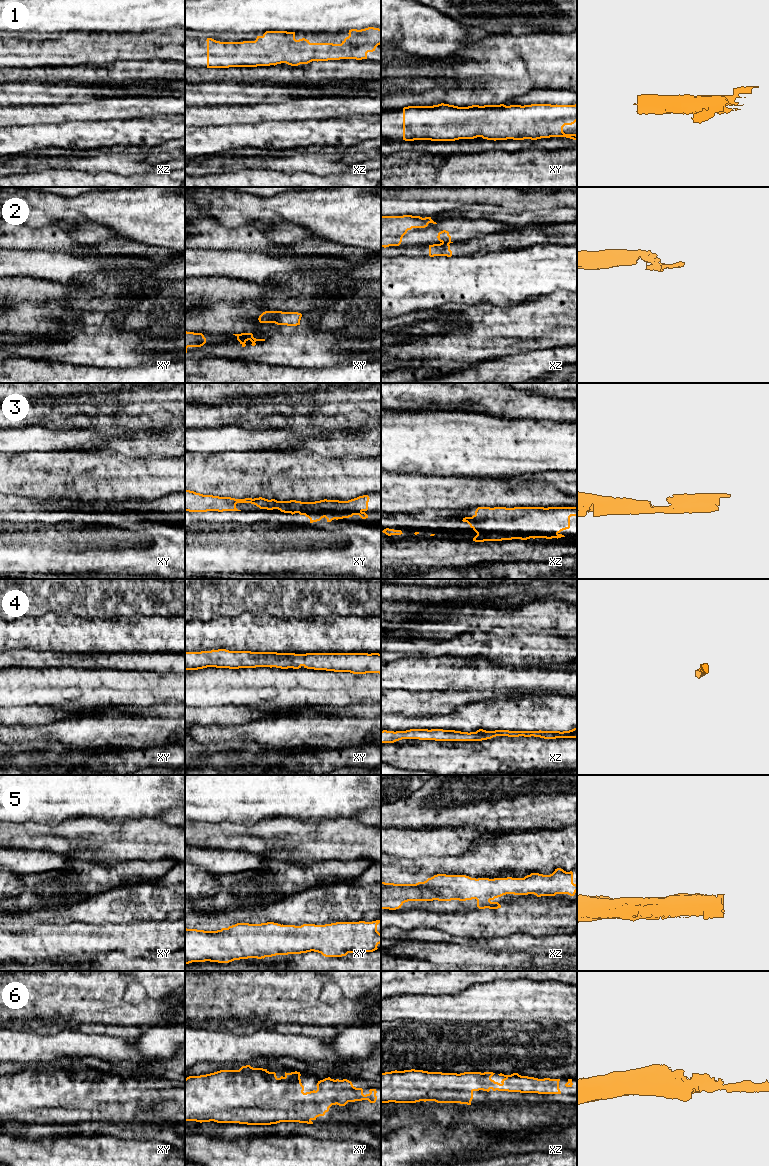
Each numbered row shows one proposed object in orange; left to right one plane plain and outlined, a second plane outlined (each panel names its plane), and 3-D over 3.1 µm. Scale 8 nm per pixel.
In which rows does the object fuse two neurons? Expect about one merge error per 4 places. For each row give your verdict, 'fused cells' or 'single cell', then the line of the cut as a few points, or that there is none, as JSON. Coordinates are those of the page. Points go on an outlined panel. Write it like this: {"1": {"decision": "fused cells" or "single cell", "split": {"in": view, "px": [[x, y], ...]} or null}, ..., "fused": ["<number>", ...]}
{"1": {"decision": "single cell", "split": null}, "2": {"decision": "fused cells", "split": {"in": "xz", "px": [[442, 242], [449, 243]]}}, "3": {"decision": "single cell", "split": null}, "4": {"decision": "single cell", "split": null}, "5": {"decision": "single cell", "split": null}, "6": {"decision": "single cell", "split": null}, "fused": ["2"]}

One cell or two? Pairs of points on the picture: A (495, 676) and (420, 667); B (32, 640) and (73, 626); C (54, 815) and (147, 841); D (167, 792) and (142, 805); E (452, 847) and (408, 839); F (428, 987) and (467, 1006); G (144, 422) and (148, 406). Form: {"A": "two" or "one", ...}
{"A": "one", "B": "one", "C": "two", "D": "one", "E": "one", "F": "two", "G": "two"}

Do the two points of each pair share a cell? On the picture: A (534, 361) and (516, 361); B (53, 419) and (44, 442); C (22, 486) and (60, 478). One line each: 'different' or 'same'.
A: same
B: different
C: same

